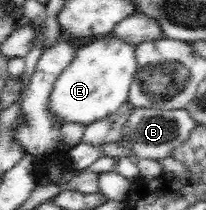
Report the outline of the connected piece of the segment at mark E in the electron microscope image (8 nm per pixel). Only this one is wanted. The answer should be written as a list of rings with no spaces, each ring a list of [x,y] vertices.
[[[115,33],[99,35],[79,48],[75,58],[57,78],[51,109],[65,121],[89,123],[101,120],[115,112],[125,101],[129,100],[130,87],[140,76],[137,64],[137,49]]]

